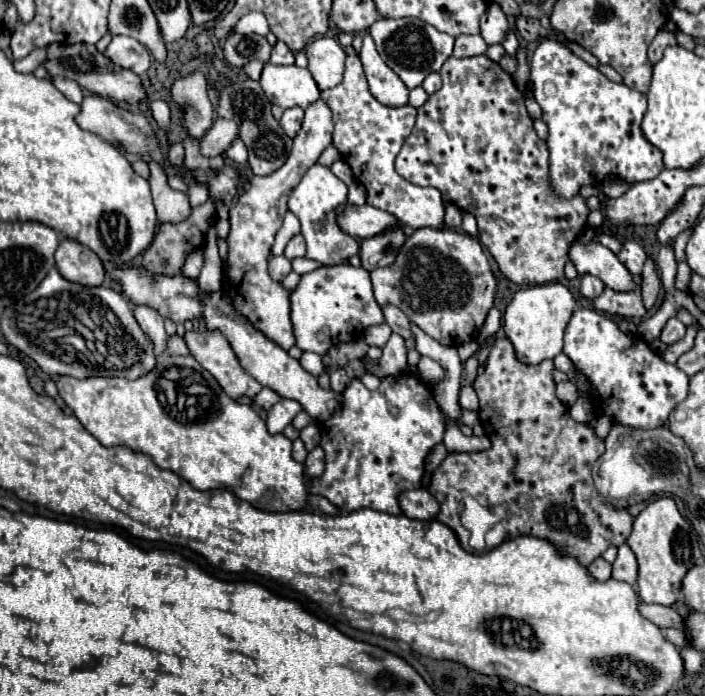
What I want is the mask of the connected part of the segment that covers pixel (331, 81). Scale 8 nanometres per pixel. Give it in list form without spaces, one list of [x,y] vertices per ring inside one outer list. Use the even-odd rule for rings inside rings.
[[[328,36],[316,38],[306,46],[306,56],[308,56],[308,70],[312,72],[320,90],[334,88],[342,82],[346,52],[334,38]]]

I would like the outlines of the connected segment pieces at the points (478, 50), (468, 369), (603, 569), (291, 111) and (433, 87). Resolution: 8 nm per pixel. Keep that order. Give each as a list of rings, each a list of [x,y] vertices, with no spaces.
[[[460,34],[455,39],[453,56],[456,58],[470,58],[470,56],[480,56],[486,54],[488,44],[480,34]]]
[[[478,350],[465,362],[464,372],[468,381],[473,384],[477,378],[477,369],[479,367],[478,362]]]
[[[596,558],[596,560],[588,566],[588,572],[590,572],[596,580],[600,580],[600,582],[604,582],[604,580],[610,578],[610,570],[612,570],[612,564],[606,562],[604,558]]]
[[[296,106],[288,108],[288,110],[284,110],[284,114],[280,118],[280,126],[284,128],[284,132],[290,138],[294,138],[296,132],[300,130],[300,126],[302,126],[302,118],[304,118],[304,110],[302,108],[296,108]]]
[[[432,72],[426,76],[426,80],[422,82],[422,88],[428,92],[428,94],[434,94],[436,90],[440,90],[442,86],[442,80],[440,80],[440,74],[438,72]]]

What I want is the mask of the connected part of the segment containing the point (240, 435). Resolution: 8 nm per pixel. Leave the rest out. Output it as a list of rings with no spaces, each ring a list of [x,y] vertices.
[[[160,356],[156,368],[138,378],[86,378],[76,380],[70,376],[60,376],[56,380],[60,398],[68,404],[74,416],[84,424],[84,428],[100,440],[104,446],[126,446],[132,452],[140,452],[152,458],[152,462],[162,468],[176,472],[180,478],[192,484],[196,490],[228,490],[234,496],[250,502],[258,510],[276,512],[298,512],[308,510],[308,480],[304,478],[304,464],[292,458],[290,440],[284,434],[270,434],[266,422],[248,404],[238,404],[228,398],[214,376],[206,372],[192,356]]]

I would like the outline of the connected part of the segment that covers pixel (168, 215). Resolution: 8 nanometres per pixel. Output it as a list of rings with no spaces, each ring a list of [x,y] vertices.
[[[150,162],[150,188],[160,222],[182,222],[190,216],[188,194],[168,186],[168,180],[156,162]]]

